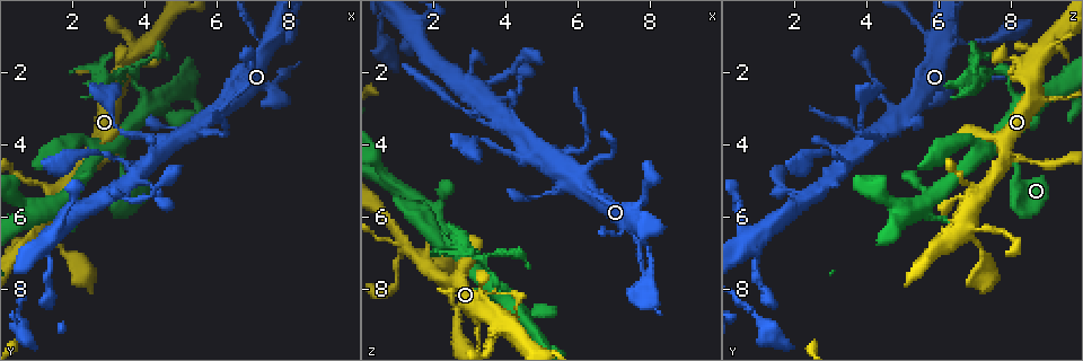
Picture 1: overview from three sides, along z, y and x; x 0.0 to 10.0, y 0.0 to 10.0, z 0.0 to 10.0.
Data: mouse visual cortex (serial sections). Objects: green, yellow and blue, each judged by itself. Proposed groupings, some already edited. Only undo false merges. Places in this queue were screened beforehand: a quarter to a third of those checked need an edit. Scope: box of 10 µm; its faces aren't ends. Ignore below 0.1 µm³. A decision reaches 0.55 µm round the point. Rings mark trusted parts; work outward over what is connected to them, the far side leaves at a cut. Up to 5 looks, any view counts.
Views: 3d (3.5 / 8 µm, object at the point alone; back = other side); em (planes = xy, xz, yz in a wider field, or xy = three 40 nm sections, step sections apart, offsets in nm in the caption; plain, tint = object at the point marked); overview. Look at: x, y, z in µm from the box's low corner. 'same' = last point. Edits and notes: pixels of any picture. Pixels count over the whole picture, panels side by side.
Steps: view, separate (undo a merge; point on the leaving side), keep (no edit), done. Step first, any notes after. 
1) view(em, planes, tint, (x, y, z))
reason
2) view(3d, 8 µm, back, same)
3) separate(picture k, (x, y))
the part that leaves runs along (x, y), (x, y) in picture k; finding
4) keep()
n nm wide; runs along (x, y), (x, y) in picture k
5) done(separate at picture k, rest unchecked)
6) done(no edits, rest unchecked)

view(3d, 8 µm, (3.85, 1.30, 9.00))

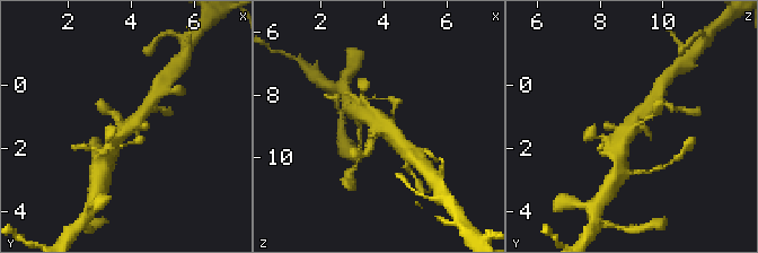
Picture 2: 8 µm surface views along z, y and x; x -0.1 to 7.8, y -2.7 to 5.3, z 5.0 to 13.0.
view(em, xy, step 1, tint, same)

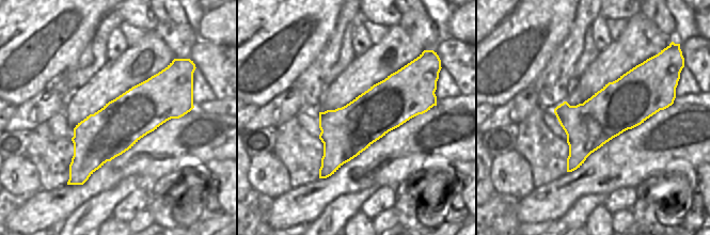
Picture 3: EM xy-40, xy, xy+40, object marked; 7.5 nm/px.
keep()
runs along (105, 153), (148, 105) in picture 2; all the same cell

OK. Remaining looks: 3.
view(3d, 3.5 µm, (3.95, 4.70, 3.35))
three arms meet

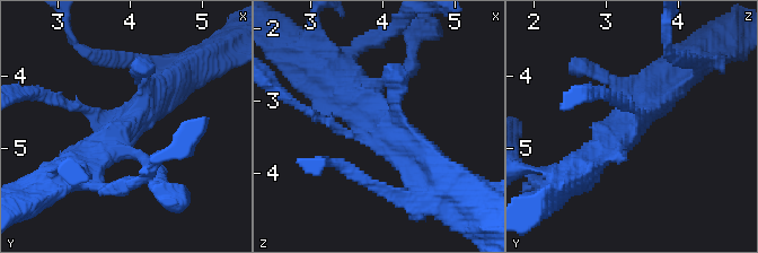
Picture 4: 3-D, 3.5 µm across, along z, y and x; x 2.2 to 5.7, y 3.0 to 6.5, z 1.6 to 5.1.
view(em, planes, tint, (4.05, 4.70, 3.35))

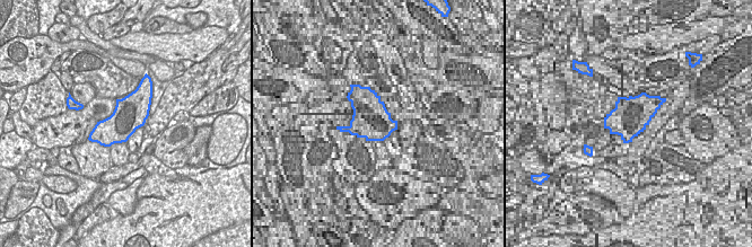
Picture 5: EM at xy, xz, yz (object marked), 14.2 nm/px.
keep()
480 nm wide; runs along (182, 79), (78, 166) in picture 4; all the same cell

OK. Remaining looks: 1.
done(no edits, rest unchecked)

